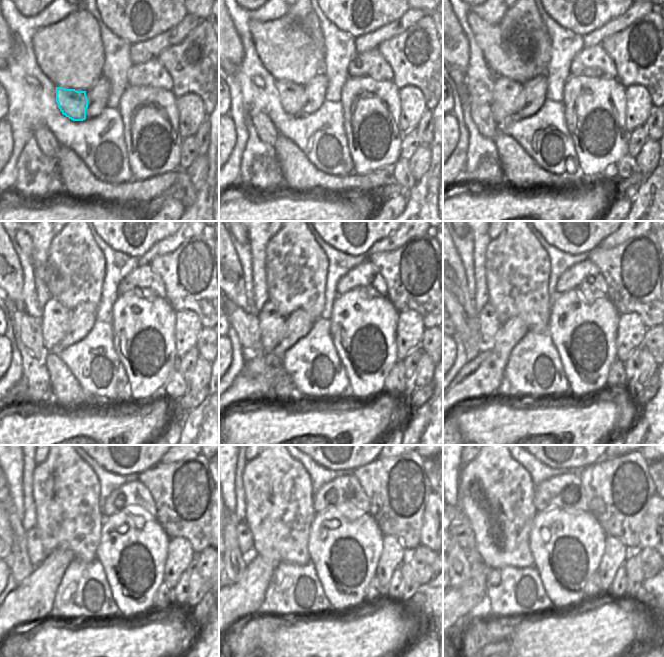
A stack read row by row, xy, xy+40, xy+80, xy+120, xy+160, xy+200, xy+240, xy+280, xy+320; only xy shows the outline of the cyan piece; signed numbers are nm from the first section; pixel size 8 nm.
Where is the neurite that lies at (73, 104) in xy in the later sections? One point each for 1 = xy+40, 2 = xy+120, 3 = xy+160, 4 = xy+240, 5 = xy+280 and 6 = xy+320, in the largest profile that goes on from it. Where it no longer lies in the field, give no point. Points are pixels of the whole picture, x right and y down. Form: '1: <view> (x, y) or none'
1: xy+40 (291, 95)
2: xy+120 (55, 317)
3: xy+160 (272, 324)
4: xy+240 (36, 553)
5: xy+280 (243, 535)
6: xy+320 (463, 534)

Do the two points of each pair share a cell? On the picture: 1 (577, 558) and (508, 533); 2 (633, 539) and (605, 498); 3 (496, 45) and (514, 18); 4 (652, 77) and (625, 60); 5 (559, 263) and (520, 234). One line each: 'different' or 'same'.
1: different
2: same
3: different
4: same
5: different

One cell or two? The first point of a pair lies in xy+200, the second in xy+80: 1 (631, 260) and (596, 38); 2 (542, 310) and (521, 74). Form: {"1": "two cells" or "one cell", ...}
{"1": "two cells", "2": "two cells"}

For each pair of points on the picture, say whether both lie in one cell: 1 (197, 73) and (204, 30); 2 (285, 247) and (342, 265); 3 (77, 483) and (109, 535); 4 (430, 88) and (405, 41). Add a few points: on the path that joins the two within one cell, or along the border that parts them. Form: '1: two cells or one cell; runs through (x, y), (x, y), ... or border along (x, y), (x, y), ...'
1: one cell; runs through (201, 62), (204, 58), (204, 41)
2: two cells; border along (315, 241), (327, 258), (326, 284)
3: two cells; border along (103, 516), (100, 541), (97, 546)
4: one cell; runs through (430, 76), (430, 70), (416, 56), (416, 53)

